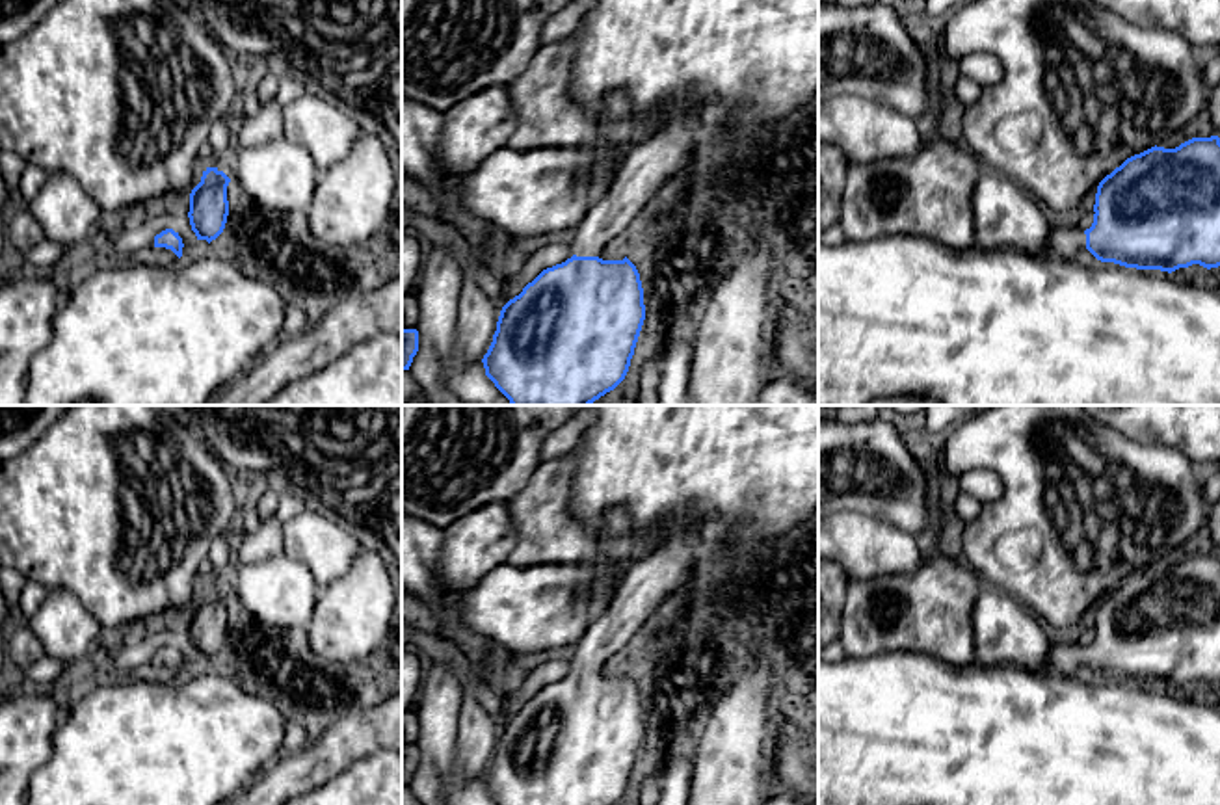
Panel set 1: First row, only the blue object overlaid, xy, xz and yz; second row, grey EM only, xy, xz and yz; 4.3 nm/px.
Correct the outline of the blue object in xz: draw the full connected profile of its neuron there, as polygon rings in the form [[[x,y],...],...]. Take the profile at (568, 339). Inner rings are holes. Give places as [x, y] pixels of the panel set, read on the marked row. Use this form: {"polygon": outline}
{"polygon": [[[705,104],[696,115],[632,145],[606,195],[575,227],[573,257],[543,270],[502,307],[482,363],[485,376],[511,405],[591,405],[625,379],[645,320],[643,288],[636,266],[627,257],[603,260],[599,255],[621,238],[694,152],[716,139],[729,115],[727,104]]]}

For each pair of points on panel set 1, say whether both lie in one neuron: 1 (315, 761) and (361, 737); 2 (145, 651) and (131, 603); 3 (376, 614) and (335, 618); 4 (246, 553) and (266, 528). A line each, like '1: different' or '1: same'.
1: same
2: different
3: same
4: same

